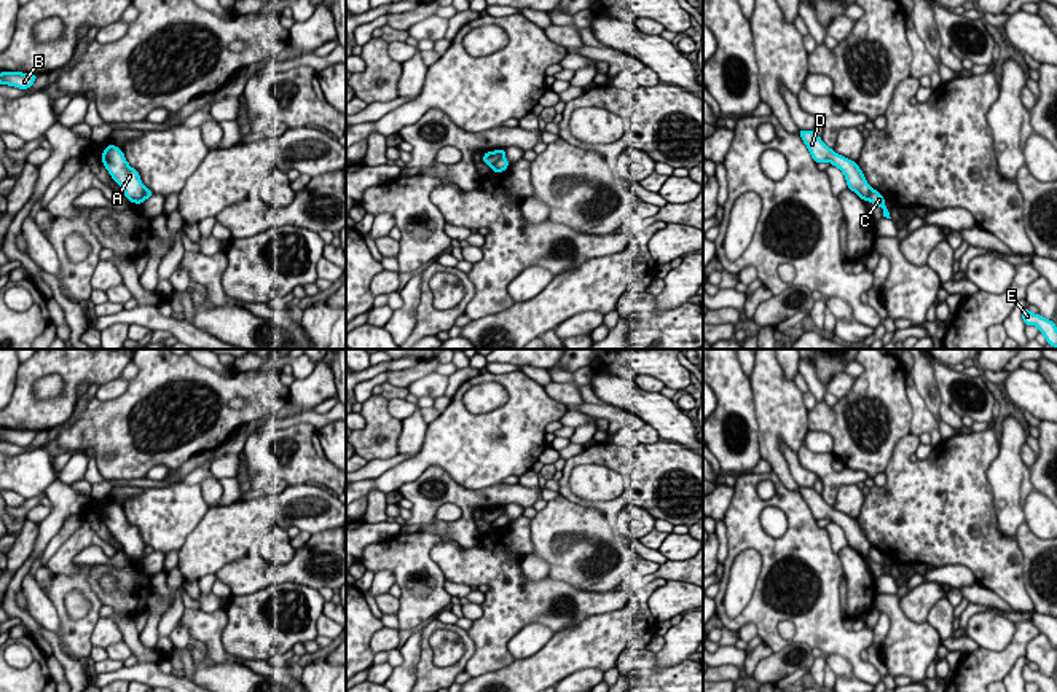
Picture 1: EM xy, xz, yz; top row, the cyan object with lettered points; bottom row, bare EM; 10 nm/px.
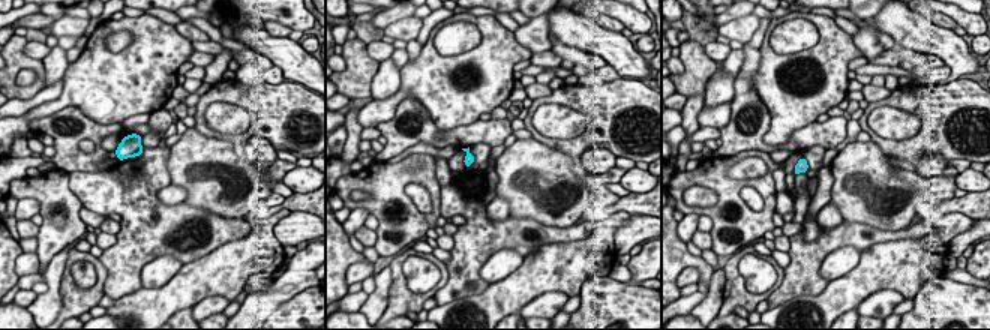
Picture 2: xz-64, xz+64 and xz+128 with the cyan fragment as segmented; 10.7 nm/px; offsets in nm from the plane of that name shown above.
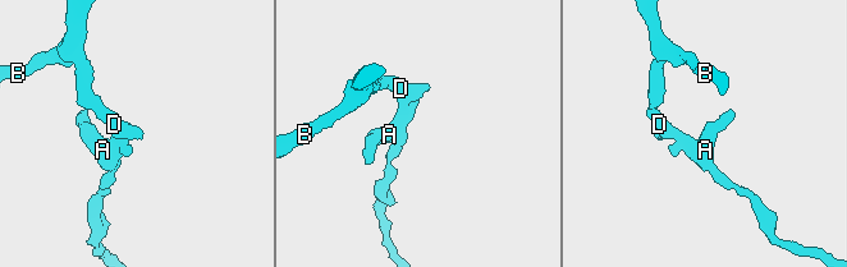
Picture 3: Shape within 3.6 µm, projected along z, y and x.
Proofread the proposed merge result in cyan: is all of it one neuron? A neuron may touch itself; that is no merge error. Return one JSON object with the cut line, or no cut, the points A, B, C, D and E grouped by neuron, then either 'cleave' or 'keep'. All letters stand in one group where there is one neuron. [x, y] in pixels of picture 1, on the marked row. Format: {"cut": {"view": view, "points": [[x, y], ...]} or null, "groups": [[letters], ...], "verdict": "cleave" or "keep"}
{"cut": {"view": "xz", "points": [[504, 157], [491, 166]]}, "groups": [["A", "B", "D"], ["C", "E"]], "verdict": "cleave"}

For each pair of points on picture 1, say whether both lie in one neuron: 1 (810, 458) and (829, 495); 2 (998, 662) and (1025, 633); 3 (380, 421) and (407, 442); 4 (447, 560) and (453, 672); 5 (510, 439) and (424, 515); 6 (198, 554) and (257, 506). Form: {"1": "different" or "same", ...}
{"1": "same", "2": "same", "3": "different", "4": "different", "5": "different", "6": "same"}

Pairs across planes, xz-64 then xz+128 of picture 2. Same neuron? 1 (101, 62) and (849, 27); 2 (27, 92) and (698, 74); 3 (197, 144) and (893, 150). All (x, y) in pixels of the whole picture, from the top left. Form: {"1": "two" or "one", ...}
{"1": "two", "2": "one", "3": "two"}

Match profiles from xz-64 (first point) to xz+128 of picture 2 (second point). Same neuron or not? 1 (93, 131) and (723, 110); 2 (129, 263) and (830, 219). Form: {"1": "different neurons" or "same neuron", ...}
{"1": "different neurons", "2": "different neurons"}

